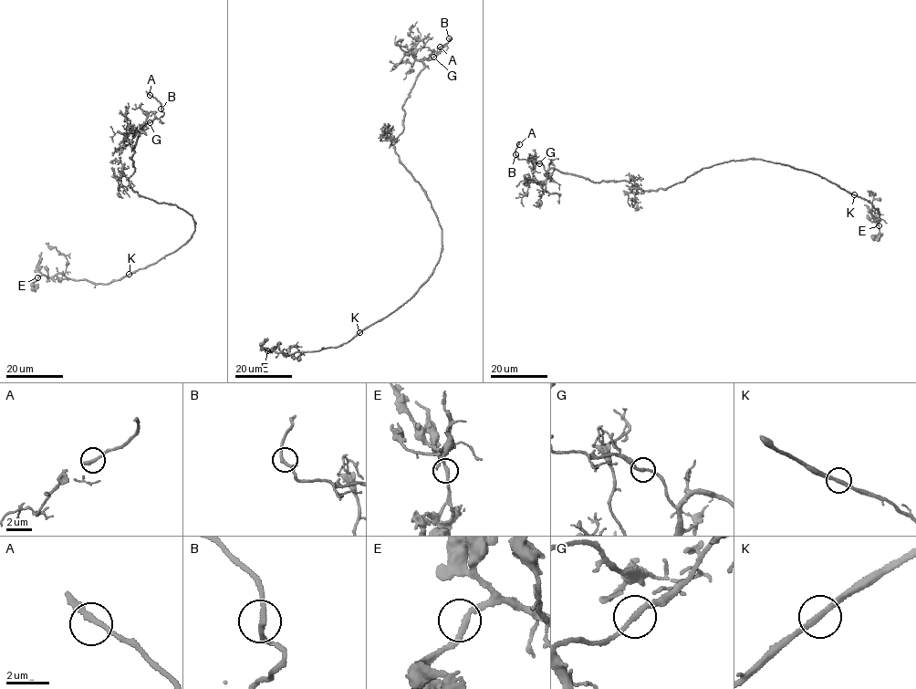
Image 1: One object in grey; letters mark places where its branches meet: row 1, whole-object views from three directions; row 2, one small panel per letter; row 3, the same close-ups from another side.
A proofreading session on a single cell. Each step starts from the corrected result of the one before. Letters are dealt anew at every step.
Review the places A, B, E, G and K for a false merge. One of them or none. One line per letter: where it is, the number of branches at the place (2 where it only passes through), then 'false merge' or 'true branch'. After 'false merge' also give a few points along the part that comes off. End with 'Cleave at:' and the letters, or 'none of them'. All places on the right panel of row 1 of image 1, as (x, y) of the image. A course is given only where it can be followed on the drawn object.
A: place (519, 144); branches 2; true branch
B: place (515, 154); branches 2; true branch
E: place (879, 225); branches 2; true branch
G: place (539, 163); branches 2; true branch
K: place (854, 194); branches 2; true branch
Cleave at: none of them

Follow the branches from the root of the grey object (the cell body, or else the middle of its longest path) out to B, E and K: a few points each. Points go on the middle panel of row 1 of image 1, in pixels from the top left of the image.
B: (442, 233), (426, 193), (399, 160), (394, 140), (402, 131), (402, 107), (423, 61), (438, 54), (449, 38)
E: (442, 233), (441, 256), (432, 274), (392, 312), (339, 346), (286, 355), (267, 350)
K: (442, 233), (440, 260), (428, 280), (402, 305), (359, 332)

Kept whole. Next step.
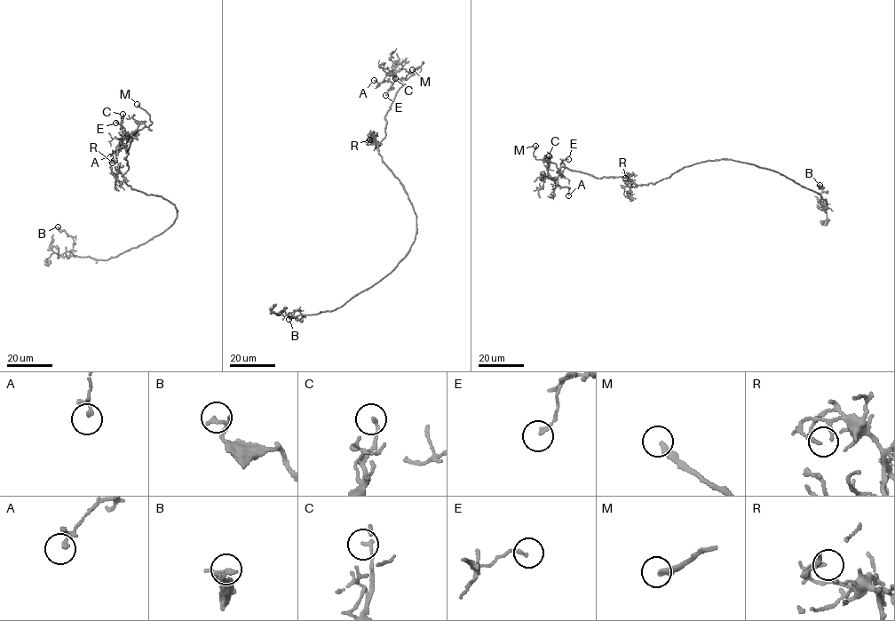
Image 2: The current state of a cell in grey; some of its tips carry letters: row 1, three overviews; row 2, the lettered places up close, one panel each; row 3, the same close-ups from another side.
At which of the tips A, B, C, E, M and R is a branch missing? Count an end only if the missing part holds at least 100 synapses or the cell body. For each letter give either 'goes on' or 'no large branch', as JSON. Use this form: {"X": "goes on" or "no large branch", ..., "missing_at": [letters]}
{"A": "no large branch", "B": "no large branch", "C": "no large branch", "E": "no large branch", "M": "goes on", "R": "no large branch", "missing_at": ["M"]}

